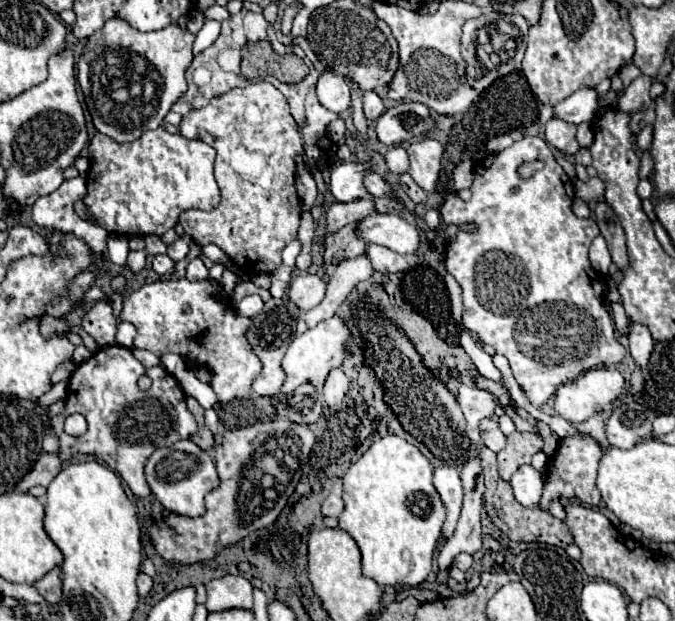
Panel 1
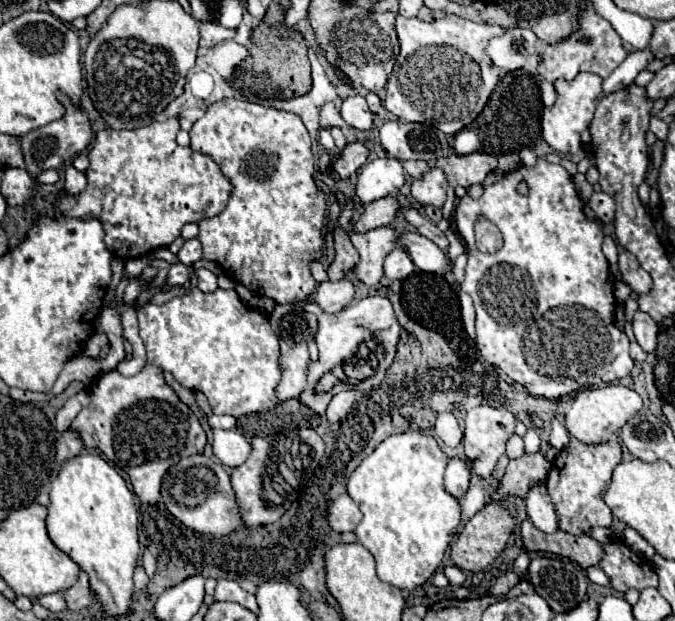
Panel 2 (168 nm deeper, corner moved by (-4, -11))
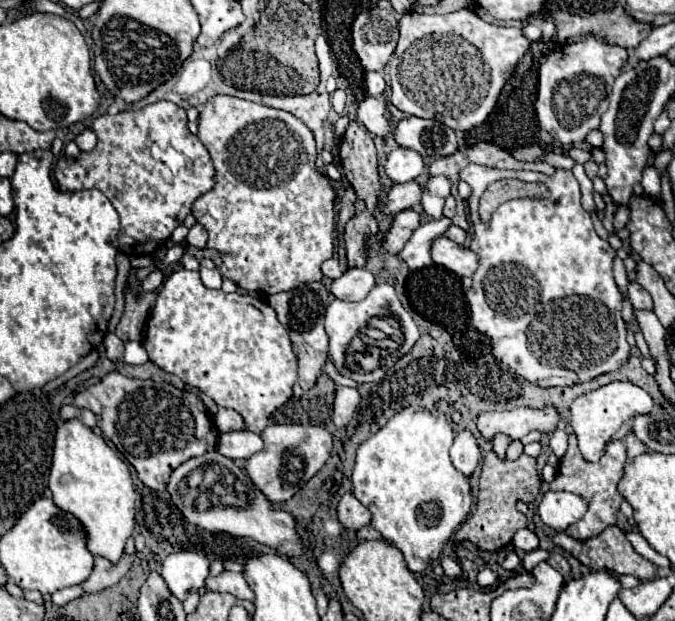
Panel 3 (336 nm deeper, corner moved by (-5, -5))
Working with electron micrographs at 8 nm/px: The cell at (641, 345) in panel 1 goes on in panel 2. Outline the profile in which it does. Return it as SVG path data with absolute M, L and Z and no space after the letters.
M641 310L635 312L633 332L635 332L637 342L641 344L641 348L643 348L647 354L651 354L651 348L657 348L659 326L657 326L657 322L655 322L649 314L645 314L645 312L641 312Z

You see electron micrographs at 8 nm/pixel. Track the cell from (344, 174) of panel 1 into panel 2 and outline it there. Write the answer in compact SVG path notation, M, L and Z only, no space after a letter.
M383 156L363 166L355 184L355 198L363 204L397 192L407 180L401 160Z

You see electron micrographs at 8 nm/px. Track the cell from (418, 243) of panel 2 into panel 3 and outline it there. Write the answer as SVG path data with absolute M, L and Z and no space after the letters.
M436 238L436 242L432 242L432 260L458 276L472 276L478 268L476 254L448 238Z

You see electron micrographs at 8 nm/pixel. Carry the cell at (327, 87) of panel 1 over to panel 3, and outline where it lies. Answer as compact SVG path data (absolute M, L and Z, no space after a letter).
M366 96L362 102L358 102L356 118L362 122L368 132L376 136L388 136L390 134L390 112L384 108L384 104L372 96Z

